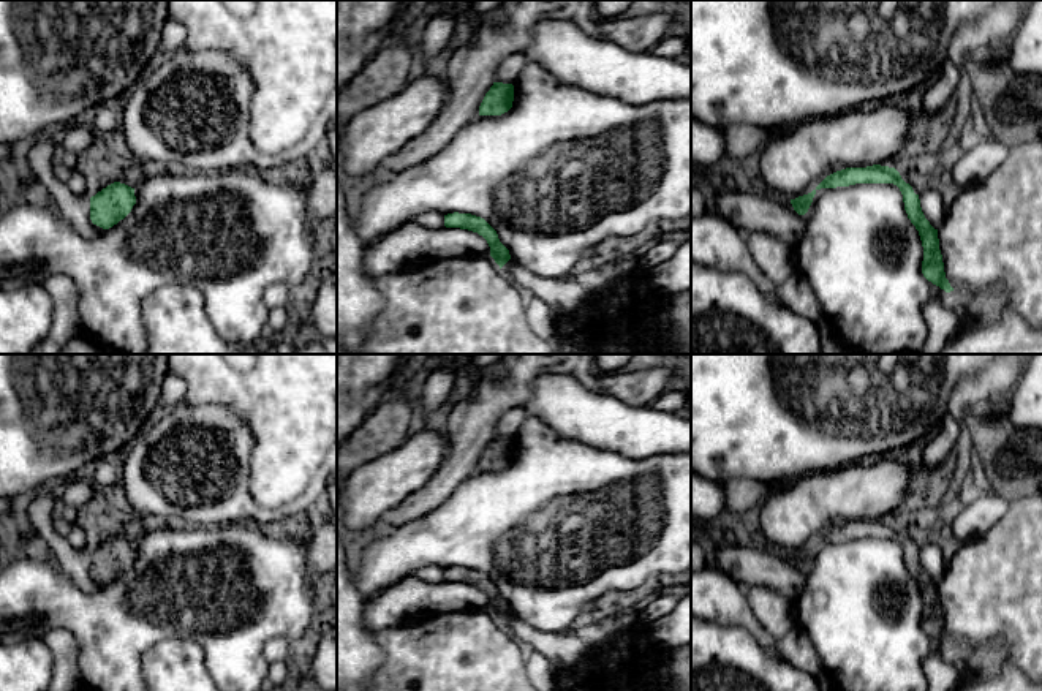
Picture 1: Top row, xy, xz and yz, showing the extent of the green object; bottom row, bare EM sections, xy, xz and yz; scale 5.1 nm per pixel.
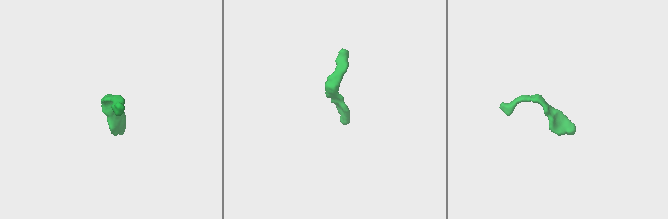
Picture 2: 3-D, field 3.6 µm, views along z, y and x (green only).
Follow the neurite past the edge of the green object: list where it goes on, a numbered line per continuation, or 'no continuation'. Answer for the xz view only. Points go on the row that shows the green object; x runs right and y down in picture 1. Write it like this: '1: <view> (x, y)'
no continuation

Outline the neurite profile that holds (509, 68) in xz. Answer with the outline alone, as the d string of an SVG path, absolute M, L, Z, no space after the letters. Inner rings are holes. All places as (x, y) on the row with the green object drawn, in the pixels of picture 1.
M514 52L508 55L496 68L495 82L514 85L515 79L527 63L528 60L522 55L522 52Z

